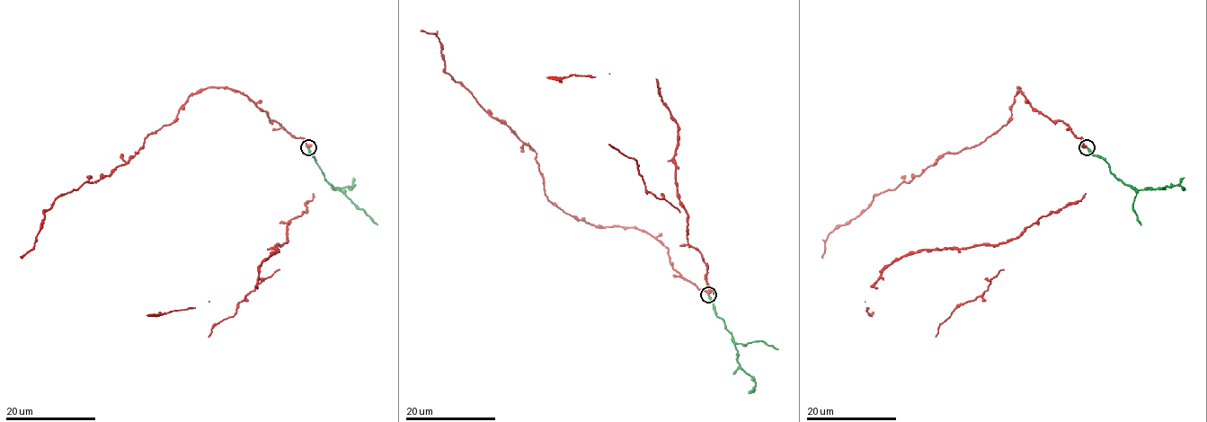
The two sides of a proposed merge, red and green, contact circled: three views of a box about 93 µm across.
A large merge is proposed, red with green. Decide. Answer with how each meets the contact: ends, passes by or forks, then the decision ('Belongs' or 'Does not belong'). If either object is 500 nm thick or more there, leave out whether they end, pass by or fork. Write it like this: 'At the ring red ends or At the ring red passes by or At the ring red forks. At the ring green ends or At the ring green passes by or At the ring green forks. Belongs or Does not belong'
At the ring red passes by. At the ring green ends. Belongs

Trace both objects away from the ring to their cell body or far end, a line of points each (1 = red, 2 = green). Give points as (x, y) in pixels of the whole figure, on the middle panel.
1: (708, 294), (645, 232), (596, 227), (554, 205), (536, 153), (445, 71), (439, 39), (420, 30)
2: (708, 294), (713, 309), (732, 335), (739, 364), (756, 383), (749, 393)

